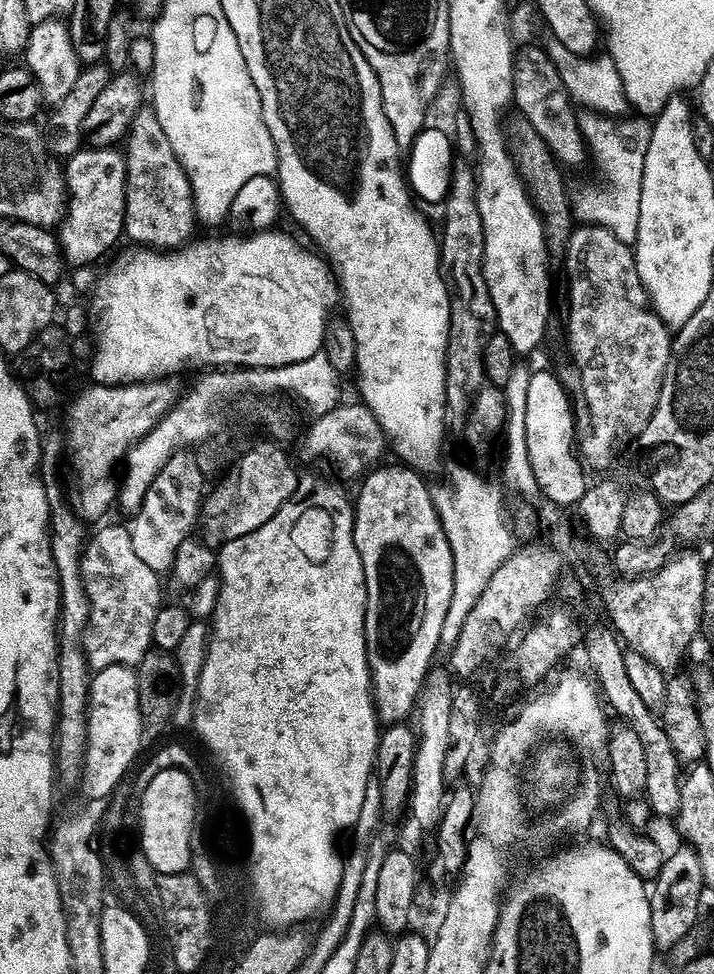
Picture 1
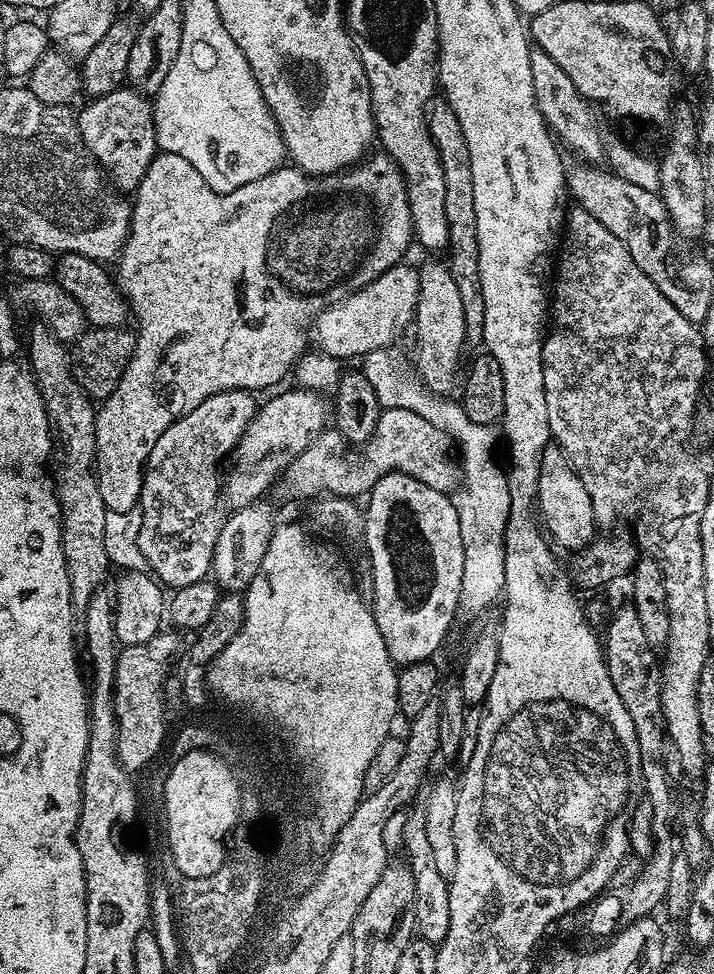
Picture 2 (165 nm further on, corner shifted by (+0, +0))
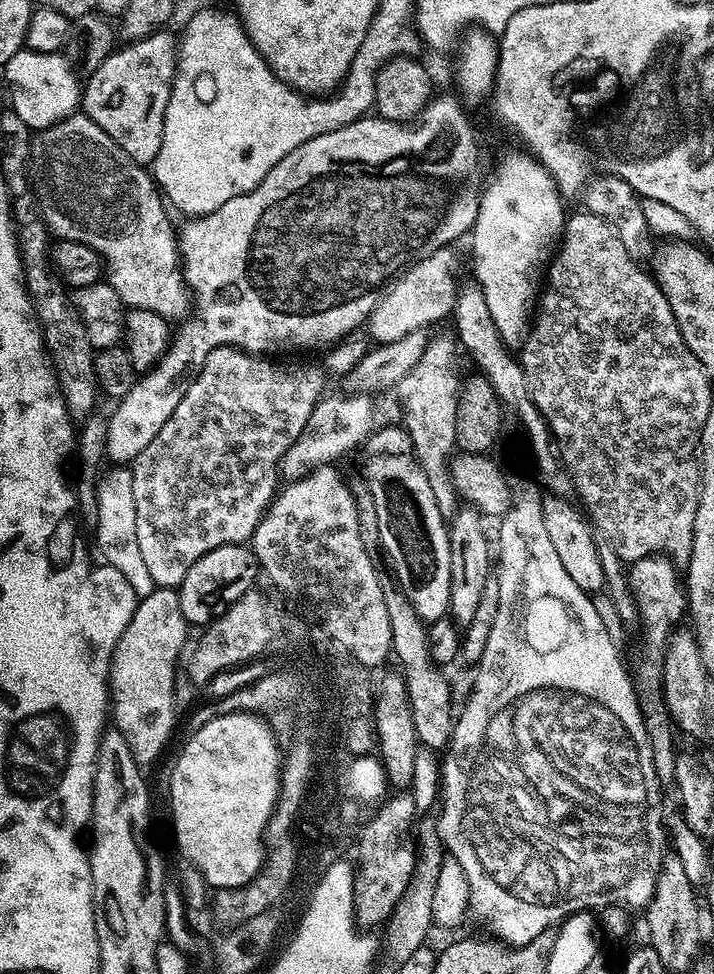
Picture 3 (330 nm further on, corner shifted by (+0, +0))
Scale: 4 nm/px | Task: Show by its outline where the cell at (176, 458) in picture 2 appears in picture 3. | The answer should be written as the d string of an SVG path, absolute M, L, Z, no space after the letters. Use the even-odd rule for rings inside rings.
M231 346L210 350L202 370L186 390L182 402L178 402L178 410L174 410L174 414L170 414L166 426L162 426L162 430L158 430L154 442L150 442L150 446L146 446L146 450L142 450L142 454L138 454L138 458L131 461L130 469L136 509L135 529L138 530L139 551L142 553L143 561L146 562L149 570L149 577L153 579L155 587L179 589L182 578L186 578L190 566L194 566L194 562L198 562L198 558L202 558L202 554L210 554L210 550L218 550L218 546L244 544L251 541L254 530L260 524L260 519L264 517L264 513L277 495L276 482L278 483L280 460L301 434L311 412L326 391L324 391L325 373L319 367L316 369L312 364L275 364L272 360L275 359L261 358L259 355Z

